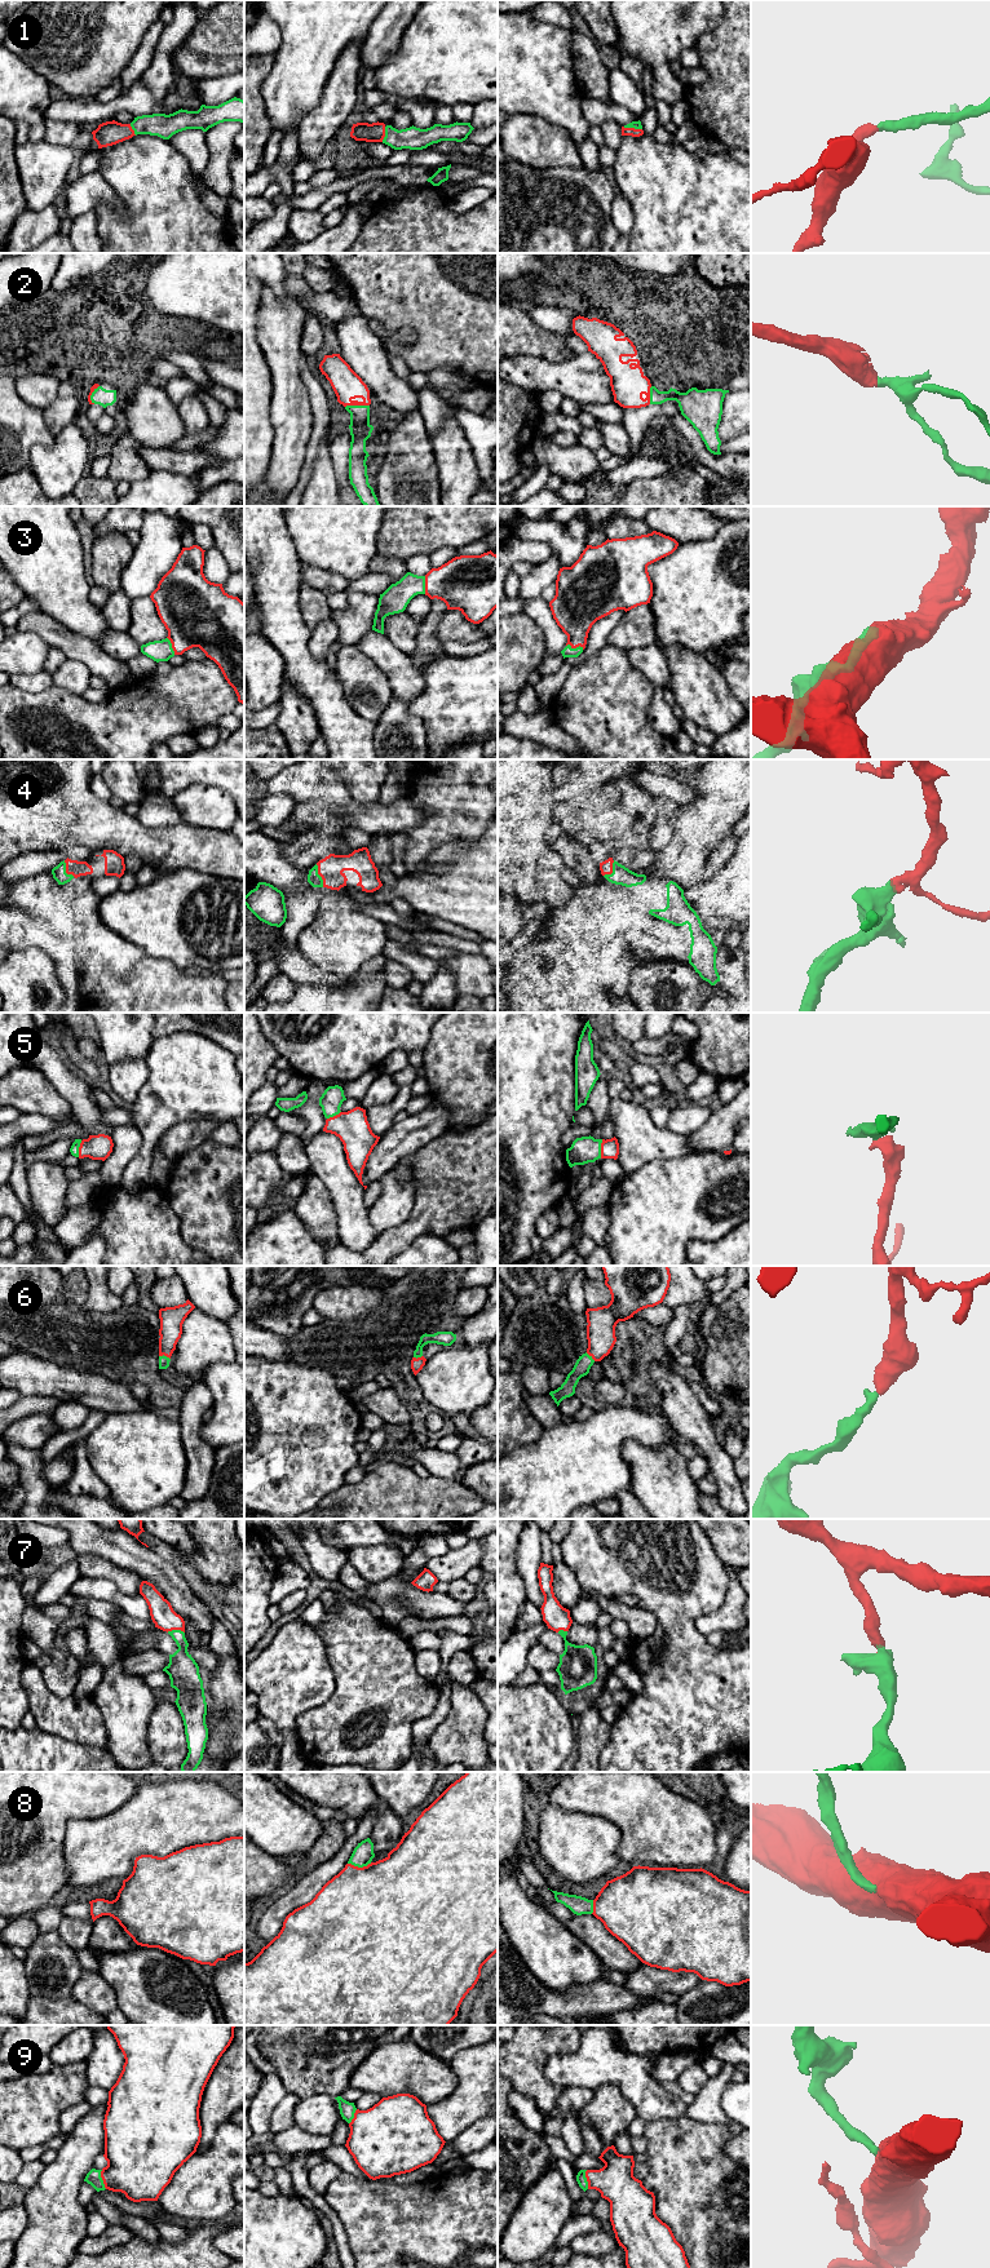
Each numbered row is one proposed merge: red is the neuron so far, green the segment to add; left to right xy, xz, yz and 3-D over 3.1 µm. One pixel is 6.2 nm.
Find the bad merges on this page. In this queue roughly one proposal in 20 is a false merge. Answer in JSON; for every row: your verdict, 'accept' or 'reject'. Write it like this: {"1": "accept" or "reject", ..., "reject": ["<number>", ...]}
{"1": "accept", "2": "accept", "3": "accept", "4": "accept", "5": "accept", "6": "accept", "7": "accept", "8": "accept", "9": "accept", "reject": []}

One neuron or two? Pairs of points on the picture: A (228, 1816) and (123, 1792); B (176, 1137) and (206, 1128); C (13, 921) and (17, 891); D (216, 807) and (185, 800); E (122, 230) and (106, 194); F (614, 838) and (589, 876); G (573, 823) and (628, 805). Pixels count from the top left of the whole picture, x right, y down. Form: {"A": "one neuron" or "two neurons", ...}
{"A": "two neurons", "B": "one neuron", "C": "two neurons", "D": "one neuron", "E": "two neurons", "F": "two neurons", "G": "one neuron"}

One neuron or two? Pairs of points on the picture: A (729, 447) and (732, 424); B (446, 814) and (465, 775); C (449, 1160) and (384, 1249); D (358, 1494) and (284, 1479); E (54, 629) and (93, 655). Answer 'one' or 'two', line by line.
A: two
B: one
C: one
D: two
E: one

